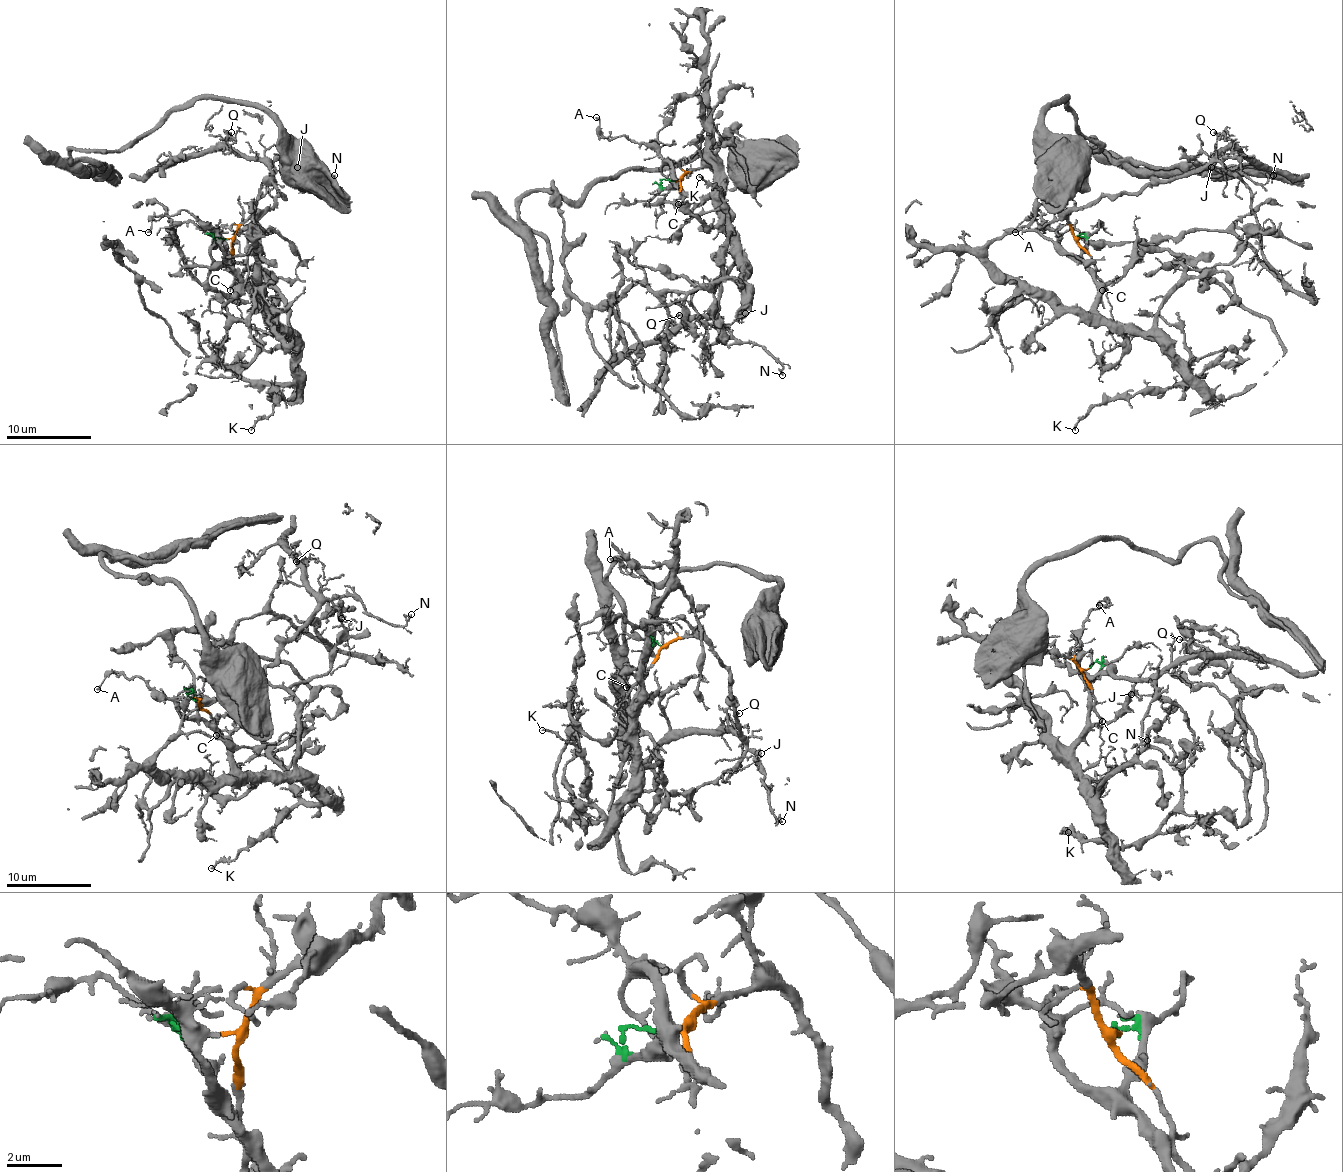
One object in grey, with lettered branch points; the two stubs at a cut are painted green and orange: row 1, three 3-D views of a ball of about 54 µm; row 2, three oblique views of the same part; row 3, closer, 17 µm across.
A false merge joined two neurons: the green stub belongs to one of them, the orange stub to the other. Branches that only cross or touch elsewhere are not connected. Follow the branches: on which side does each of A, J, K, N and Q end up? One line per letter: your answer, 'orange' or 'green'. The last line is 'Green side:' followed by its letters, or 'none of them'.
A: green
J: orange
K: green
N: orange
Q: orange
Green side: A, K

